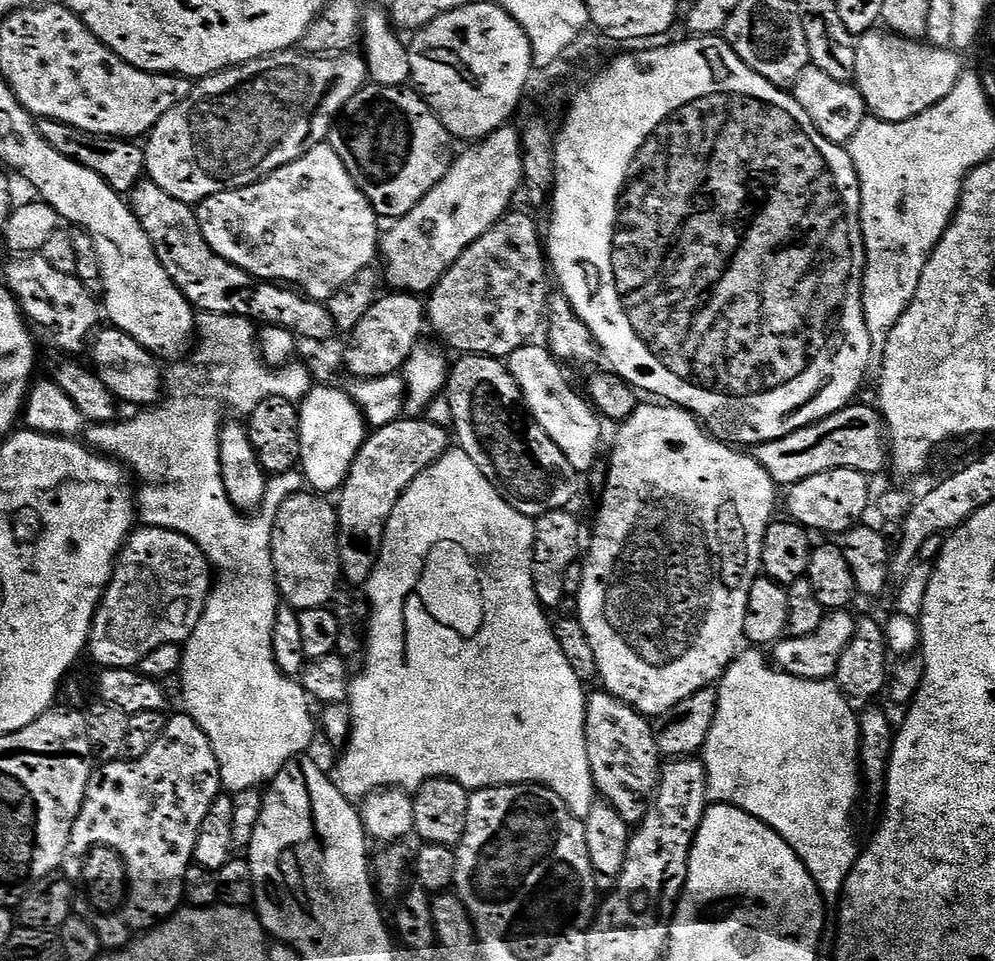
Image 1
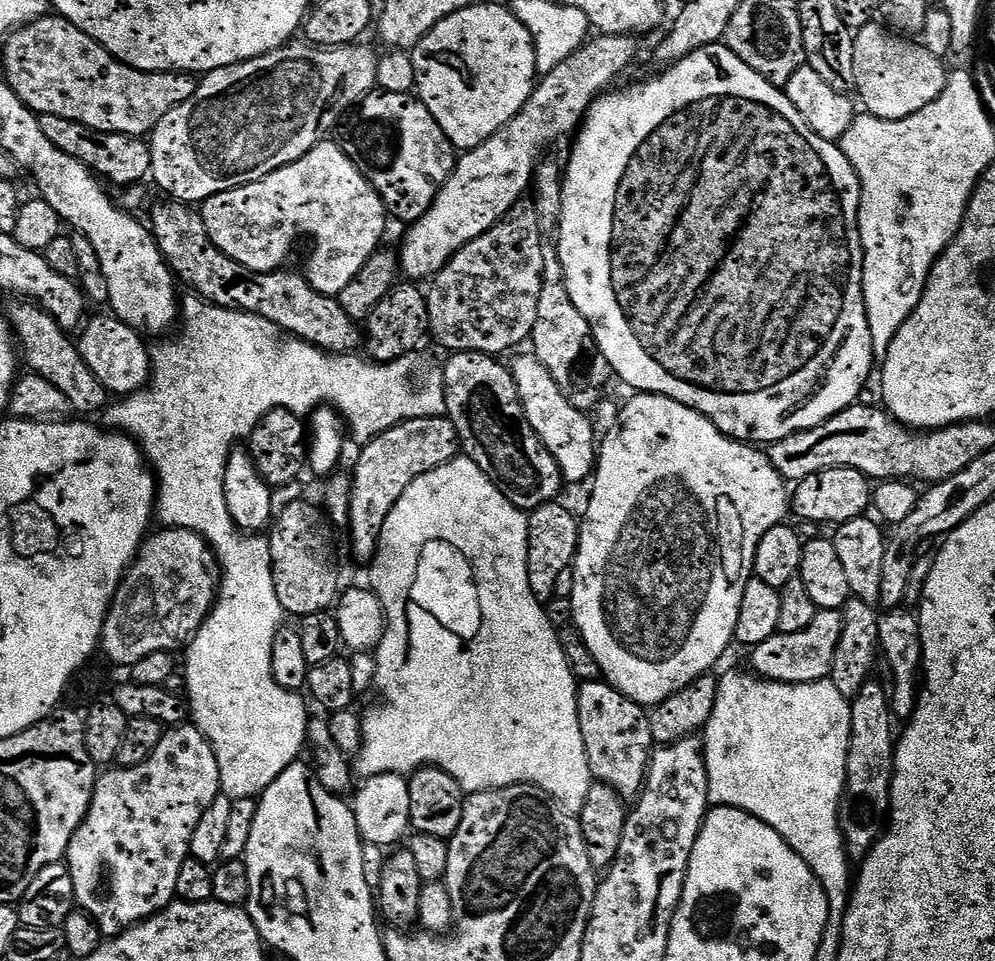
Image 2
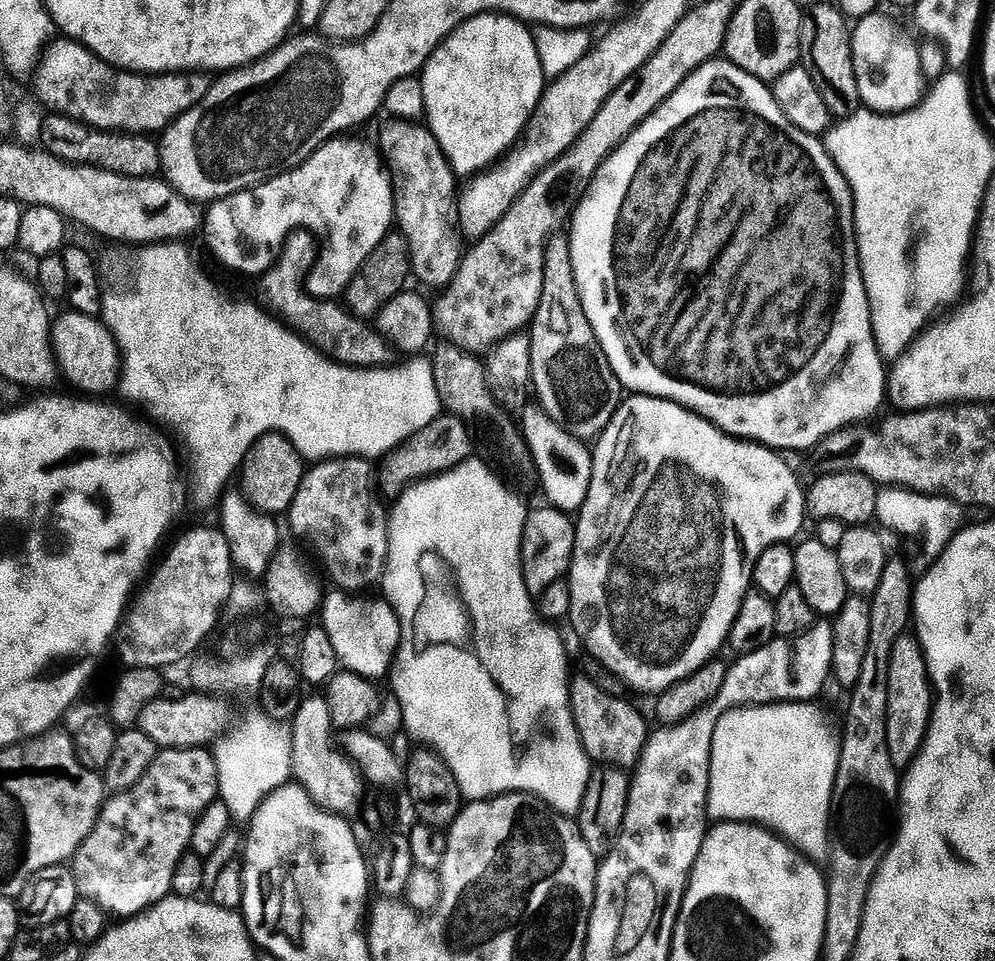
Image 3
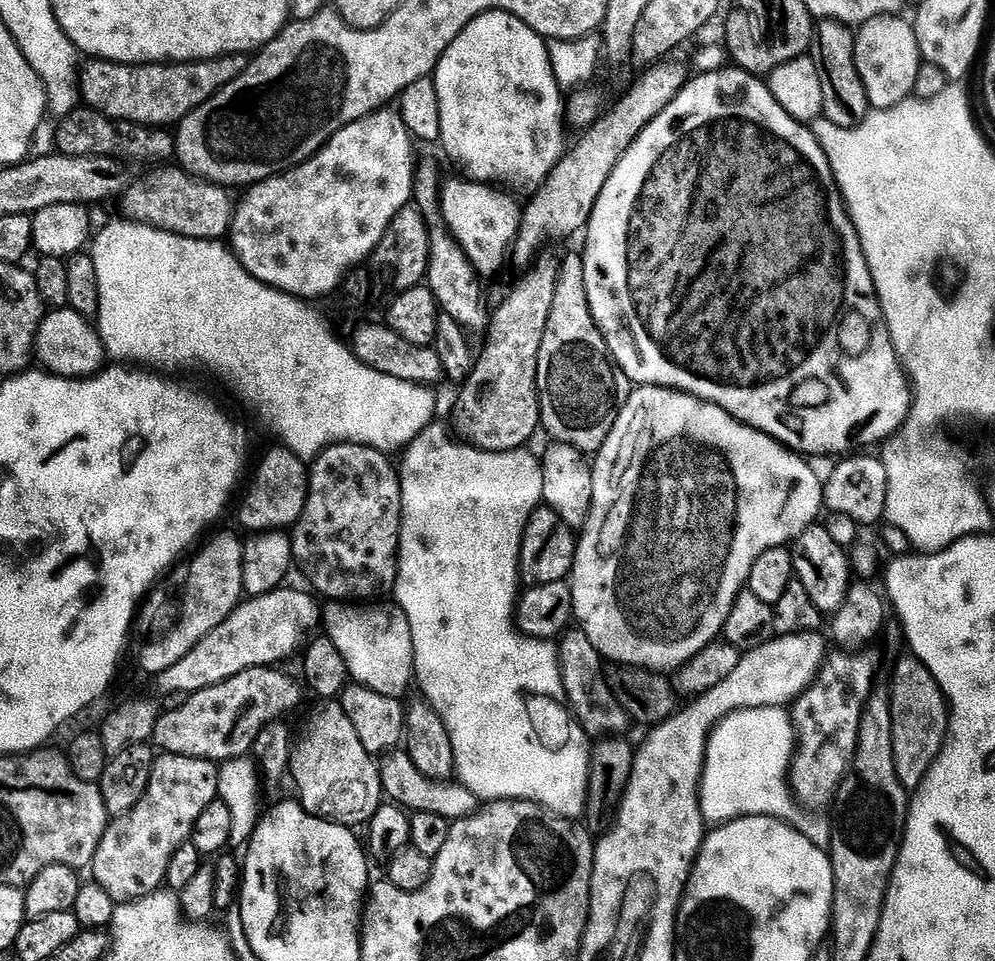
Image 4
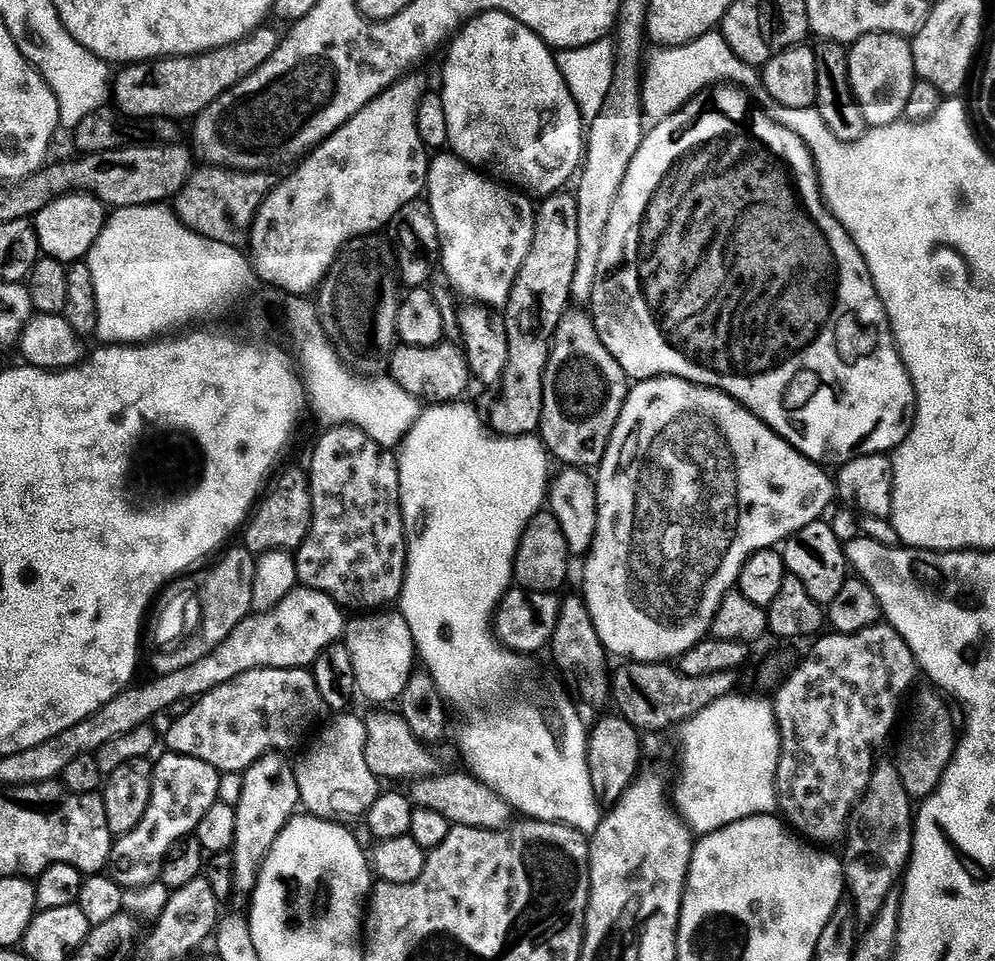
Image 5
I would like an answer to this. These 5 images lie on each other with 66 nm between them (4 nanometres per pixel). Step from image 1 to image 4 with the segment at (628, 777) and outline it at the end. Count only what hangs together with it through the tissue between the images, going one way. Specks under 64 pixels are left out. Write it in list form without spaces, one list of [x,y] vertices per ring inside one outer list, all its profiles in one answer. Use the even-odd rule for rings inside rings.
[[[568,630],[558,640],[560,673],[564,683],[564,698],[576,721],[592,738],[620,738],[630,727],[626,710],[614,698],[610,686],[604,680],[605,665],[598,649],[579,630]]]

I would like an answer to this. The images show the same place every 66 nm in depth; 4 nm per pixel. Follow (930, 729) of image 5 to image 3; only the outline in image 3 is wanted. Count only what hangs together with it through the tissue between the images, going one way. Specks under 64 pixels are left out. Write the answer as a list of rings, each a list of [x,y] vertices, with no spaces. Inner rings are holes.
[[[915,635],[900,636],[890,650],[890,702],[886,718],[886,742],[890,742],[890,759],[898,770],[912,768],[928,737],[934,709],[934,689],[928,673],[928,663],[919,639]]]

